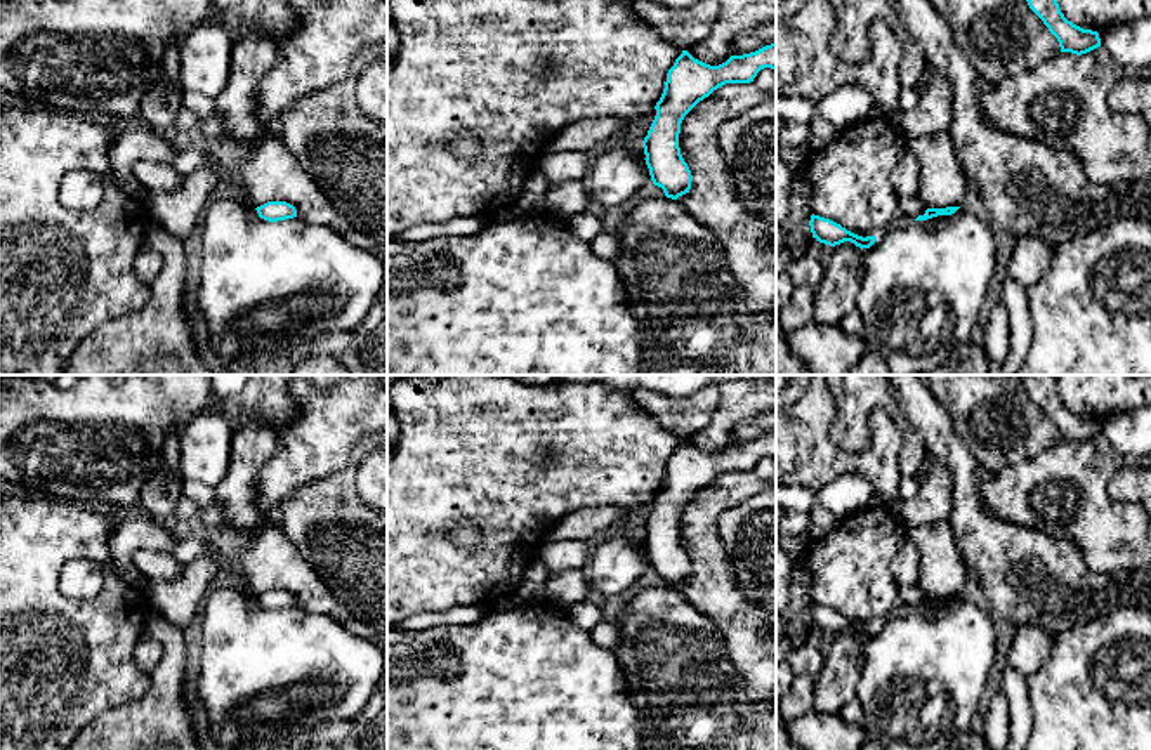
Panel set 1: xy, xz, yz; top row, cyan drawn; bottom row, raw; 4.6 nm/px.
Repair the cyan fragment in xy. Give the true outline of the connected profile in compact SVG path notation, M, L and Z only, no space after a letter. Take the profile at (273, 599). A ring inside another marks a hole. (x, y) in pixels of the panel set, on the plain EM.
M267 590L257 595L255 599L260 608L269 609L269 611L297 606L295 595L286 590Z

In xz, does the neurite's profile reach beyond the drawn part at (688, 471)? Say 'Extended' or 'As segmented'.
As segmented

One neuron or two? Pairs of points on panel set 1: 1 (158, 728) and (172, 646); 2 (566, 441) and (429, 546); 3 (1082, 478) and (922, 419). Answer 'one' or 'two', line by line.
1: one
2: one
3: two

